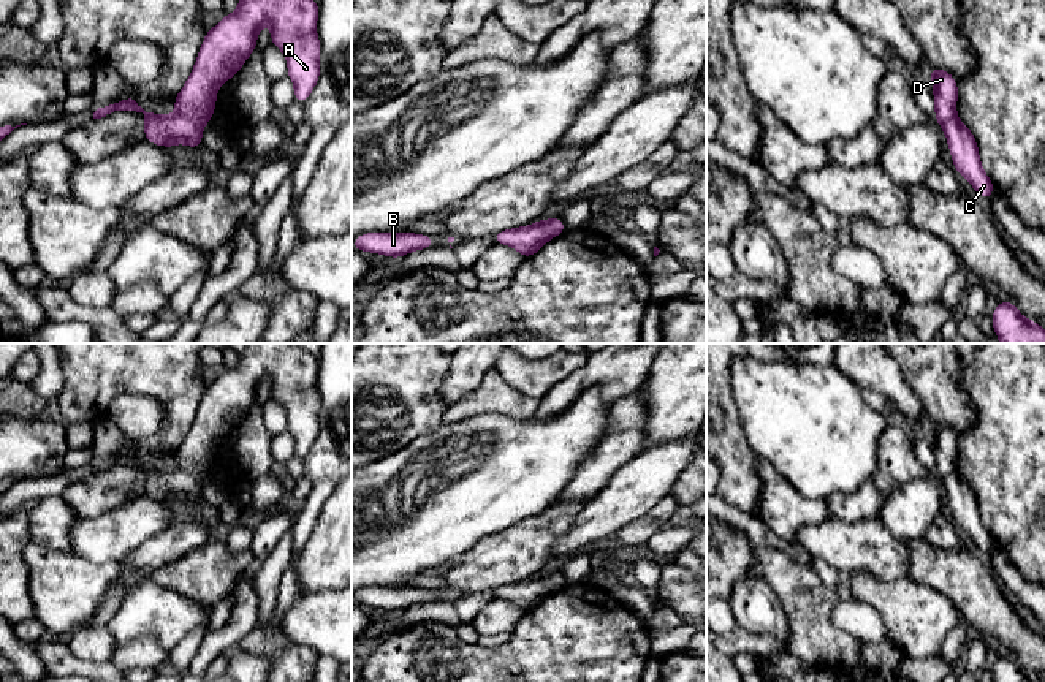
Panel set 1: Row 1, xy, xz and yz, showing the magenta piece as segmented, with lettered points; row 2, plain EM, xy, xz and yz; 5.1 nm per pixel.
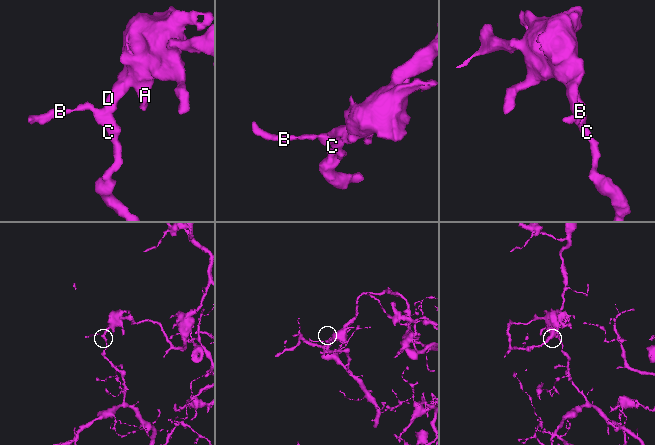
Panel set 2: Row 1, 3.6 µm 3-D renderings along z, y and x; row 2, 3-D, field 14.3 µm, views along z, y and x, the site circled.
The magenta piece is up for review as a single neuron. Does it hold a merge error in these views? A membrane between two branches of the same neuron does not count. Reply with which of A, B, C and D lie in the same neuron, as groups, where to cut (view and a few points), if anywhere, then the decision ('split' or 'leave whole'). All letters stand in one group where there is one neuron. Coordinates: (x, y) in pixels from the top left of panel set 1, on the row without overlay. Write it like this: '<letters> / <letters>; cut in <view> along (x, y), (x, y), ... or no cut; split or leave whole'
A D / B C; cut in xy along (178, 466), (201, 481); split

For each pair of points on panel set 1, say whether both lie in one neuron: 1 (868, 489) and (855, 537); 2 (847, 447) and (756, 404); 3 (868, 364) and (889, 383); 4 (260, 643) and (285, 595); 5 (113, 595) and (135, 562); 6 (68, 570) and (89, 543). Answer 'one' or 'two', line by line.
1: two
2: one
3: one
4: two
5: one
6: two

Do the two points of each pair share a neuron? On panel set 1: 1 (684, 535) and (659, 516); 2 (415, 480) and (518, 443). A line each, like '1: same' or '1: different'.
1: different
2: same

